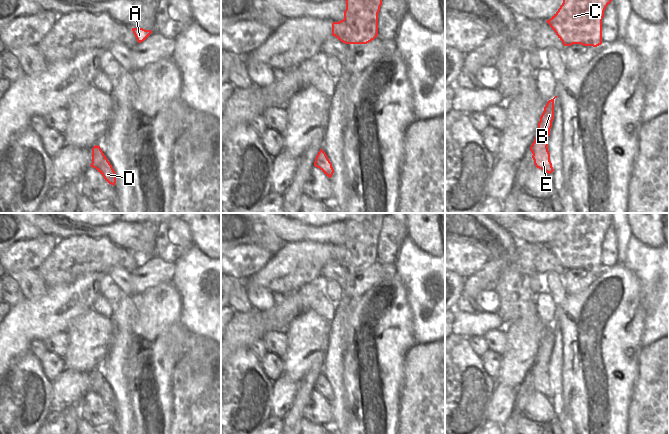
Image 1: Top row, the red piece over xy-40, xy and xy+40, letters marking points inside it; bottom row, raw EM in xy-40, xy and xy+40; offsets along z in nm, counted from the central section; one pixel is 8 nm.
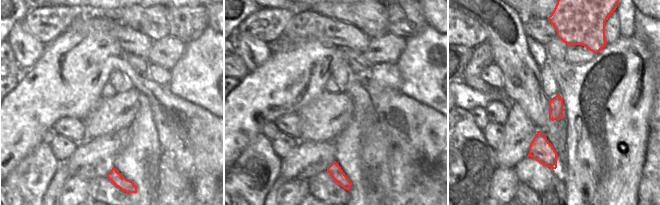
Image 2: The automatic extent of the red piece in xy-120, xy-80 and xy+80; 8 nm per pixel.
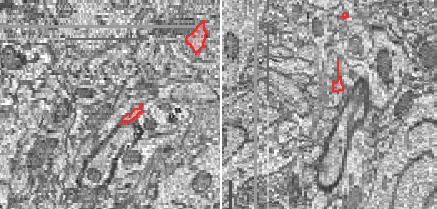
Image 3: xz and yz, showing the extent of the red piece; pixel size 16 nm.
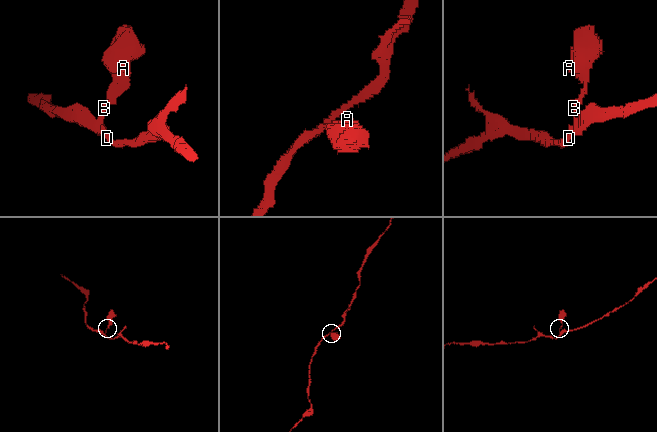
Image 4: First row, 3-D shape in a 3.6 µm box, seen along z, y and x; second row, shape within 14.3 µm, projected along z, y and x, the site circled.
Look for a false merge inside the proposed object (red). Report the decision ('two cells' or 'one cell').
two cells

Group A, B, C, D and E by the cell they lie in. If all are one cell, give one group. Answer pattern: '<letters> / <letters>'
A B C / D E

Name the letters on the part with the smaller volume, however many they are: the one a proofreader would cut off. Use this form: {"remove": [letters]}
{"remove": ["A", "B", "C"]}

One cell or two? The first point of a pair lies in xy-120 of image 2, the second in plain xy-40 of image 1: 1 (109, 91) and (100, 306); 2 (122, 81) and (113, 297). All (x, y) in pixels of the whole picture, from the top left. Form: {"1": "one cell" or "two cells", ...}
{"1": "one cell", "2": "one cell"}

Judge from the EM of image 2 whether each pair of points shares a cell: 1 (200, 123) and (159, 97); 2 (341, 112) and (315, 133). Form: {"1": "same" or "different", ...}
{"1": "same", "2": "same"}

